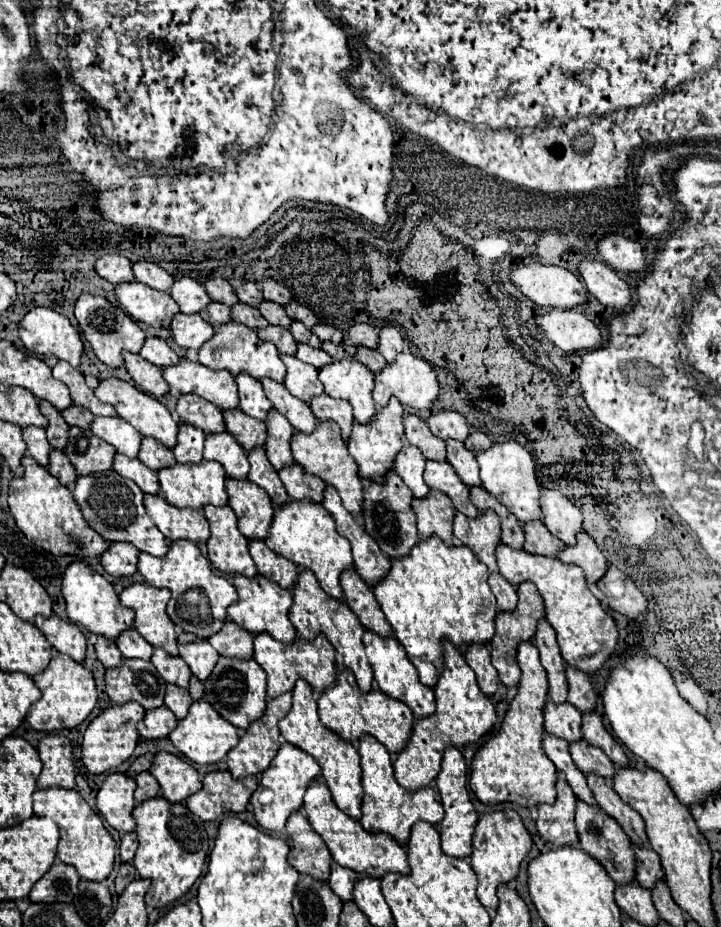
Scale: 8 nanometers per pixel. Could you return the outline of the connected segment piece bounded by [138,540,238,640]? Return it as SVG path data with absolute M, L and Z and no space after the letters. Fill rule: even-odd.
M178 540L170 544L168 556L154 558L140 554L138 572L144 580L156 588L168 588L172 592L172 600L168 602L168 616L182 632L190 632L202 640L208 640L226 622L226 608L238 602L236 588L222 576L216 576L210 568L210 562L200 554L196 544L188 544L188 540ZM196 594L196 596L192 596ZM200 596L200 600L196 600Z

